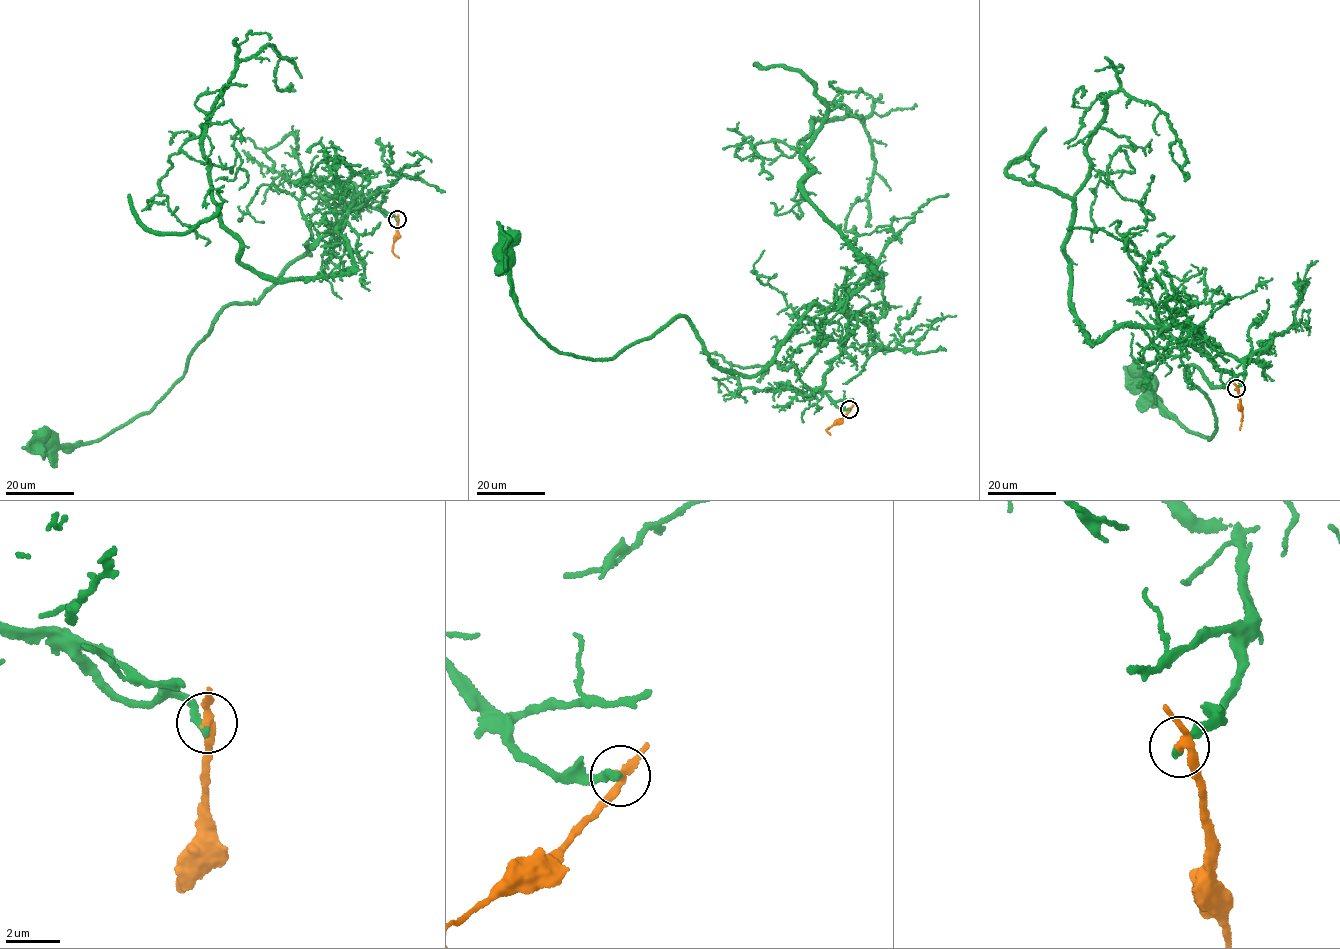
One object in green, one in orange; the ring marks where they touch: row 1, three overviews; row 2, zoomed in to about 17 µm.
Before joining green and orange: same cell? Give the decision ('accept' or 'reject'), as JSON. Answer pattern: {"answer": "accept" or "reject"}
{"answer": "reject"}

